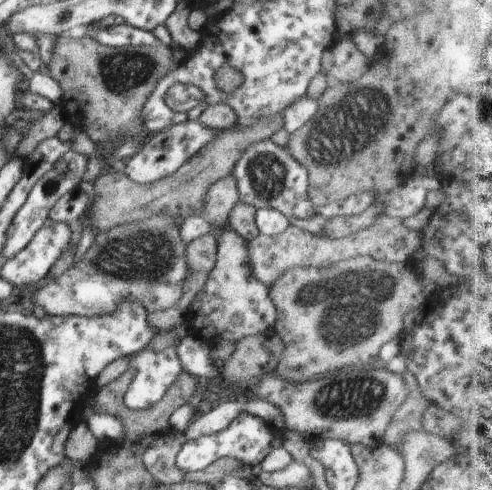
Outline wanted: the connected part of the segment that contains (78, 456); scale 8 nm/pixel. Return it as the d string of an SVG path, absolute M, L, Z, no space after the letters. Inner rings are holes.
M77 422L65 444L66 458L76 463L86 464L98 452L98 449L99 441L92 435L87 424Z

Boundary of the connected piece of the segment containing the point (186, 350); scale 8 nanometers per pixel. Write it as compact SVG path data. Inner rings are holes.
M194 335L184 337L177 346L177 355L186 373L208 378L221 375L220 365L211 357L212 344Z

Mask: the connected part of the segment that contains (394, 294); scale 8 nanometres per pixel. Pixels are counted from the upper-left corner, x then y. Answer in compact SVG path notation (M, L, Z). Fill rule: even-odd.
M370 255L331 267L287 270L269 287L277 316L275 332L284 346L274 373L286 382L303 383L326 370L370 366L382 345L403 333L405 316L426 302L421 284L422 278L406 263L377 261Z

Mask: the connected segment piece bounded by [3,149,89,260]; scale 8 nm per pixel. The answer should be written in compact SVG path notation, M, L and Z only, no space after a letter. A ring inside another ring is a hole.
M70 149L53 164L53 167L48 170L44 176L38 179L38 182L32 187L26 202L13 218L11 227L8 229L7 241L3 248L3 260L10 258L14 253L22 250L34 234L38 232L38 229L46 226L49 212L53 209L53 206L58 202L61 196L69 193L74 188L83 186L82 180L88 165L88 155Z

